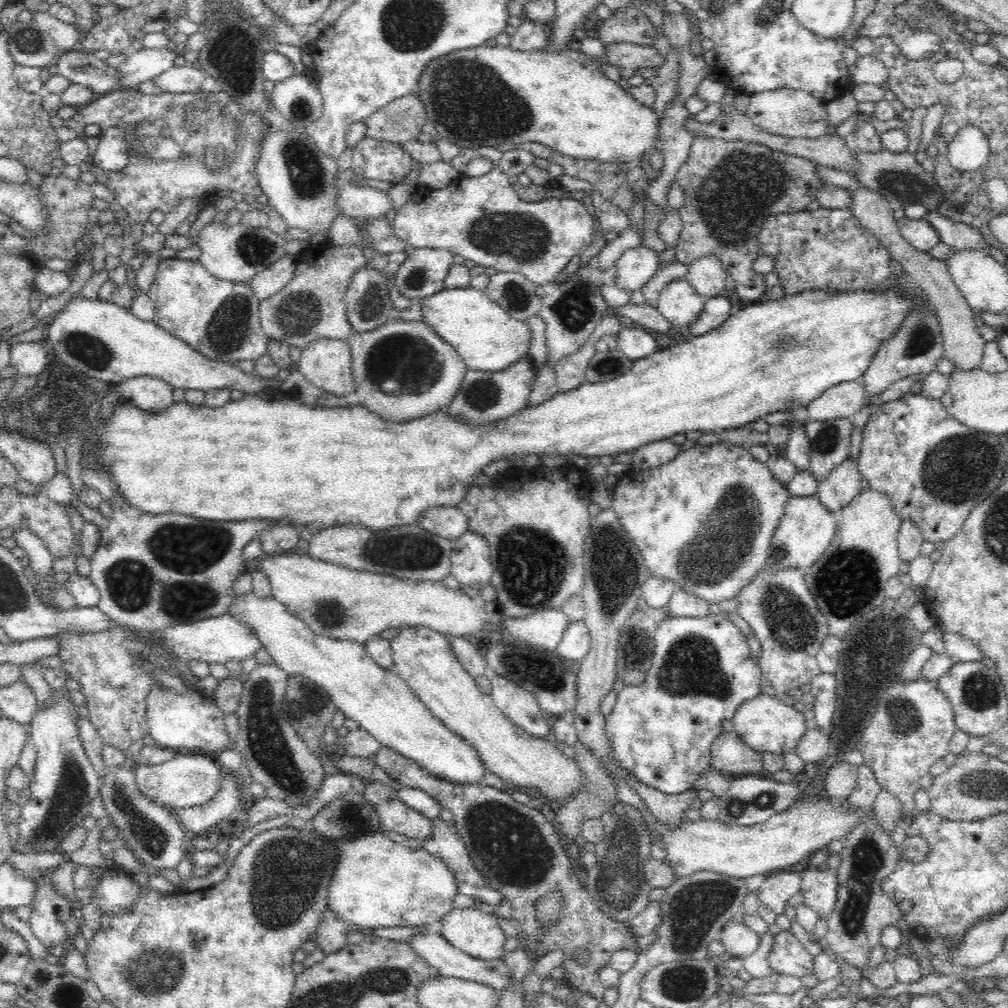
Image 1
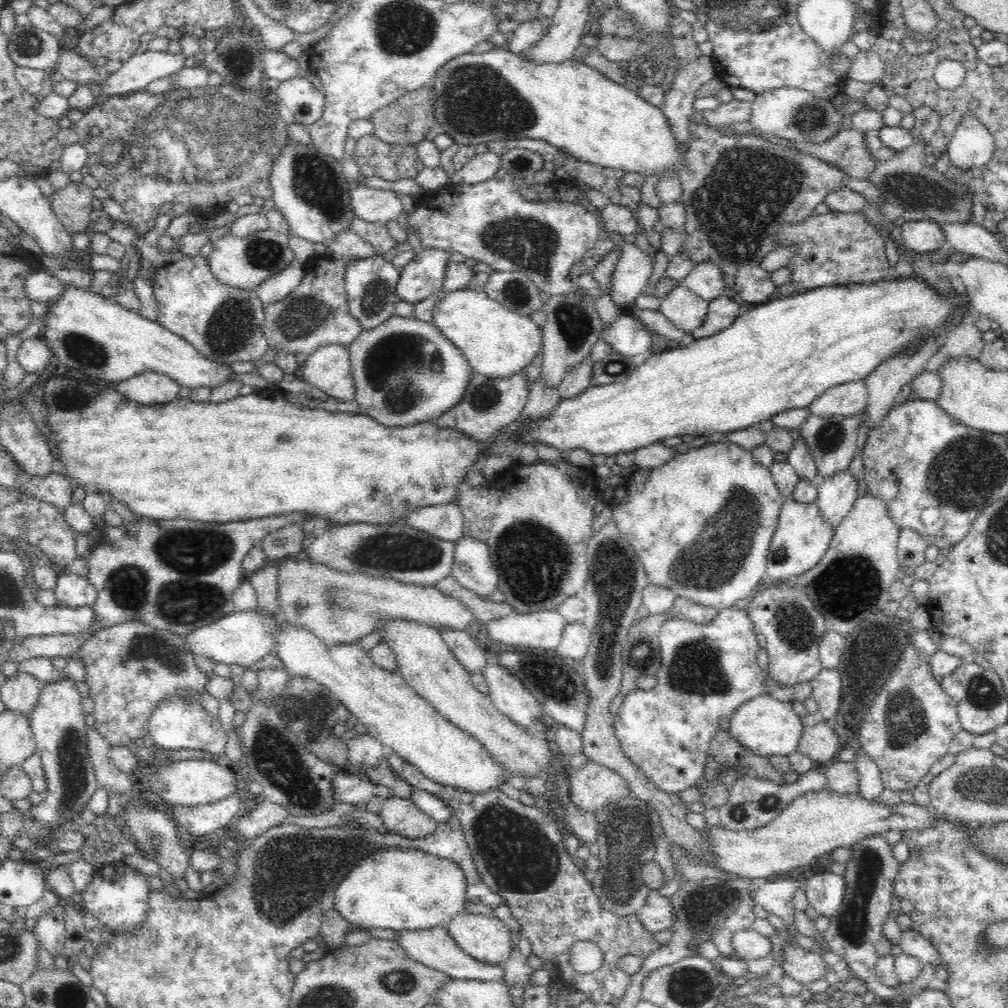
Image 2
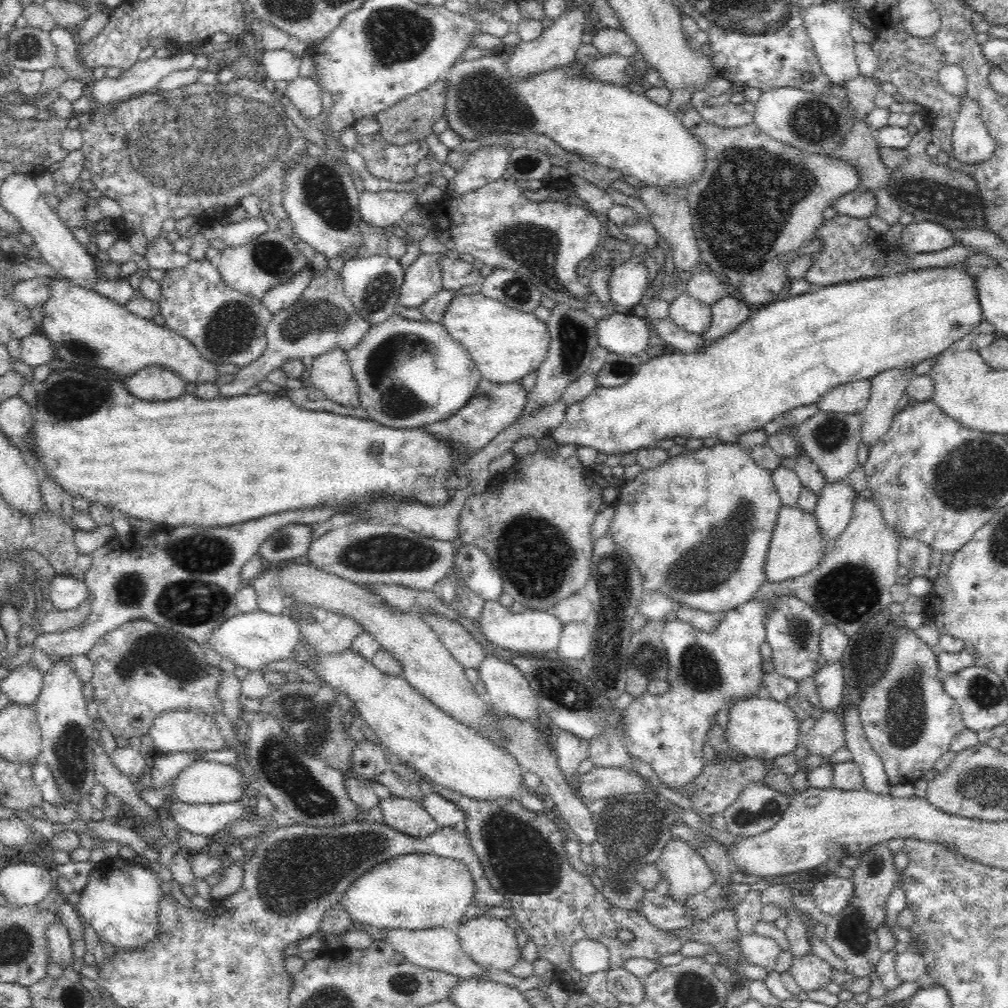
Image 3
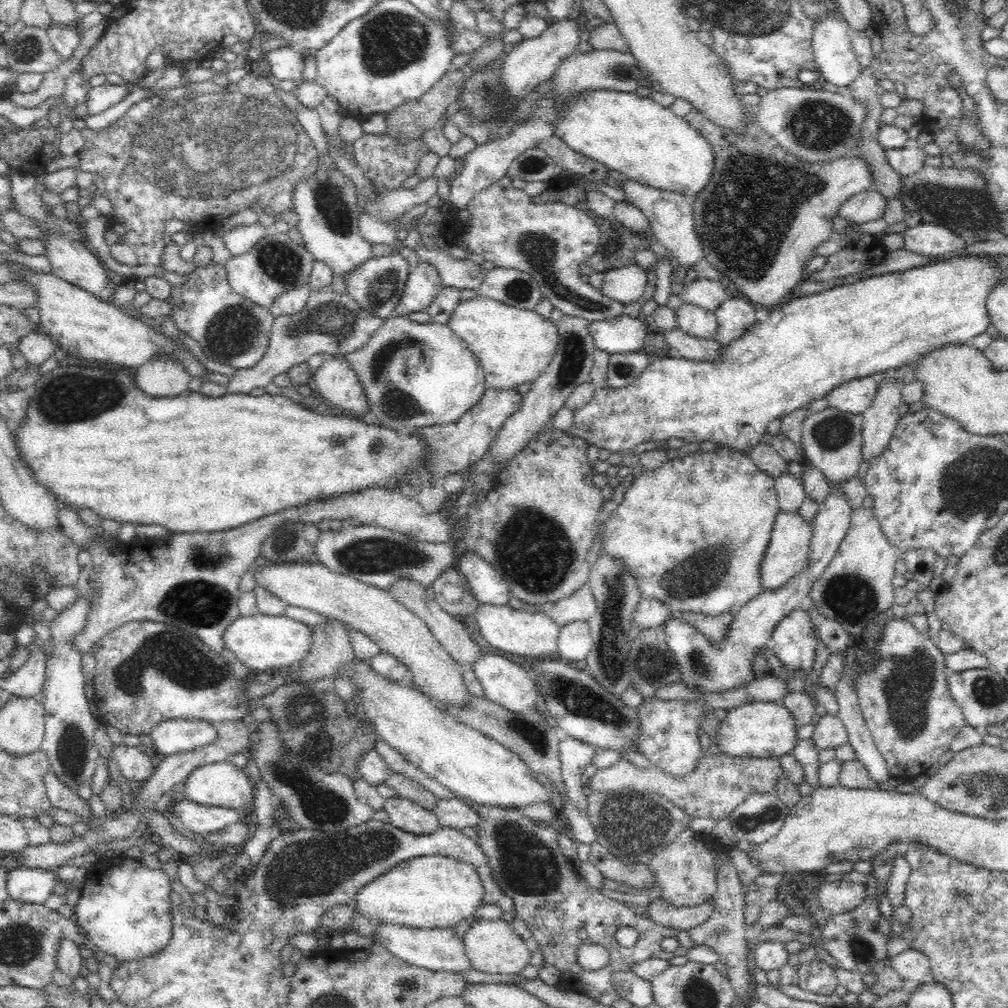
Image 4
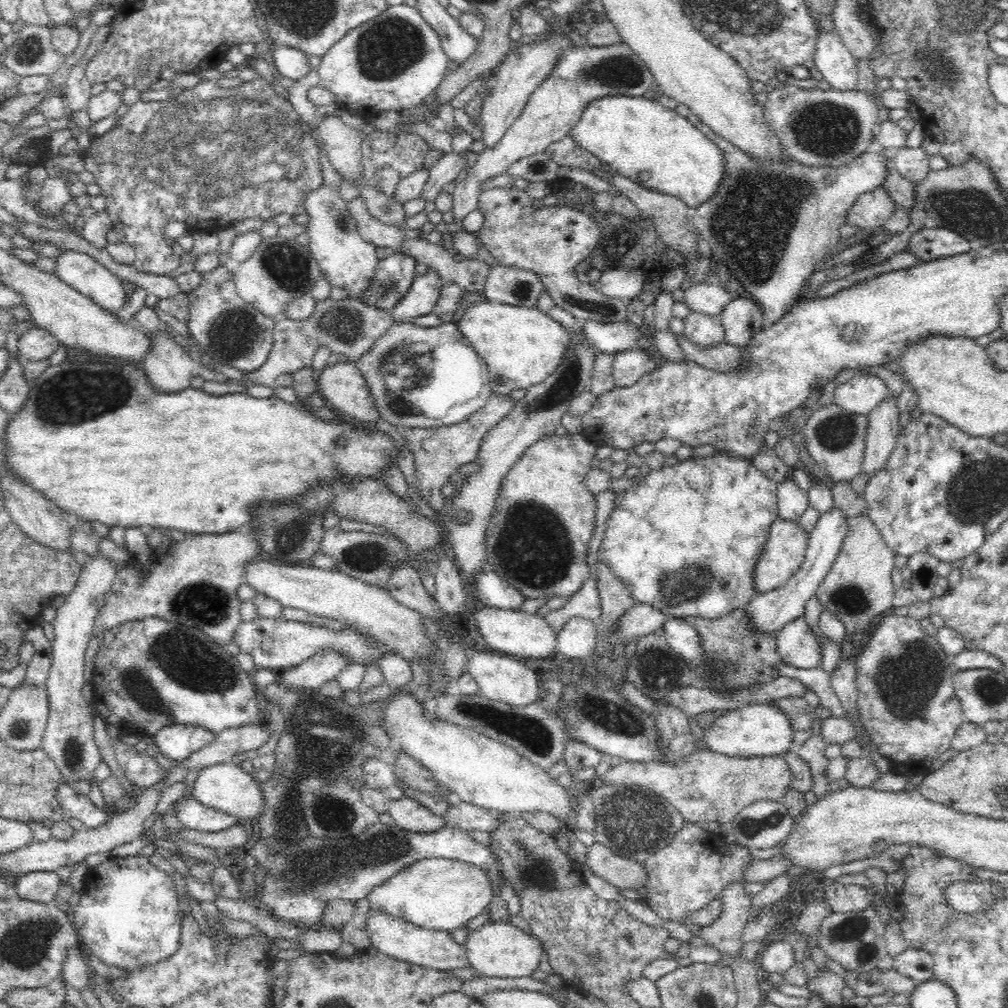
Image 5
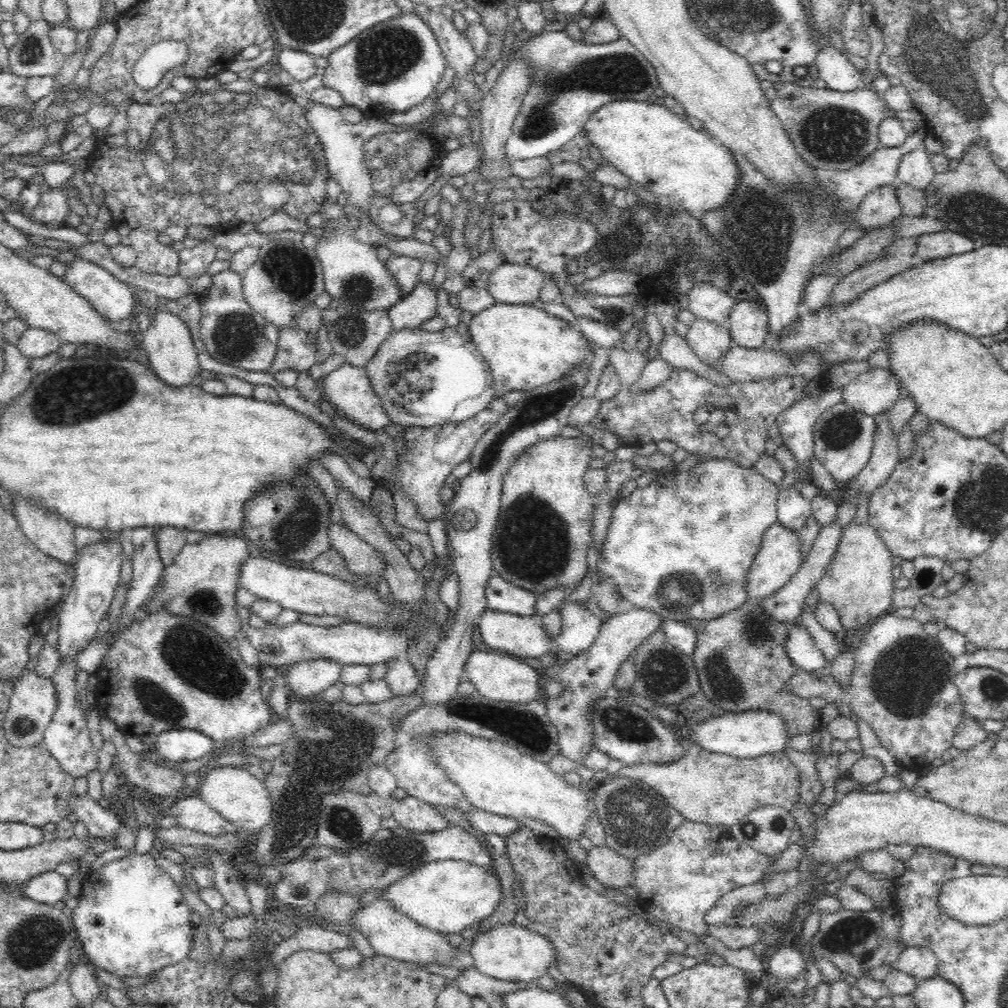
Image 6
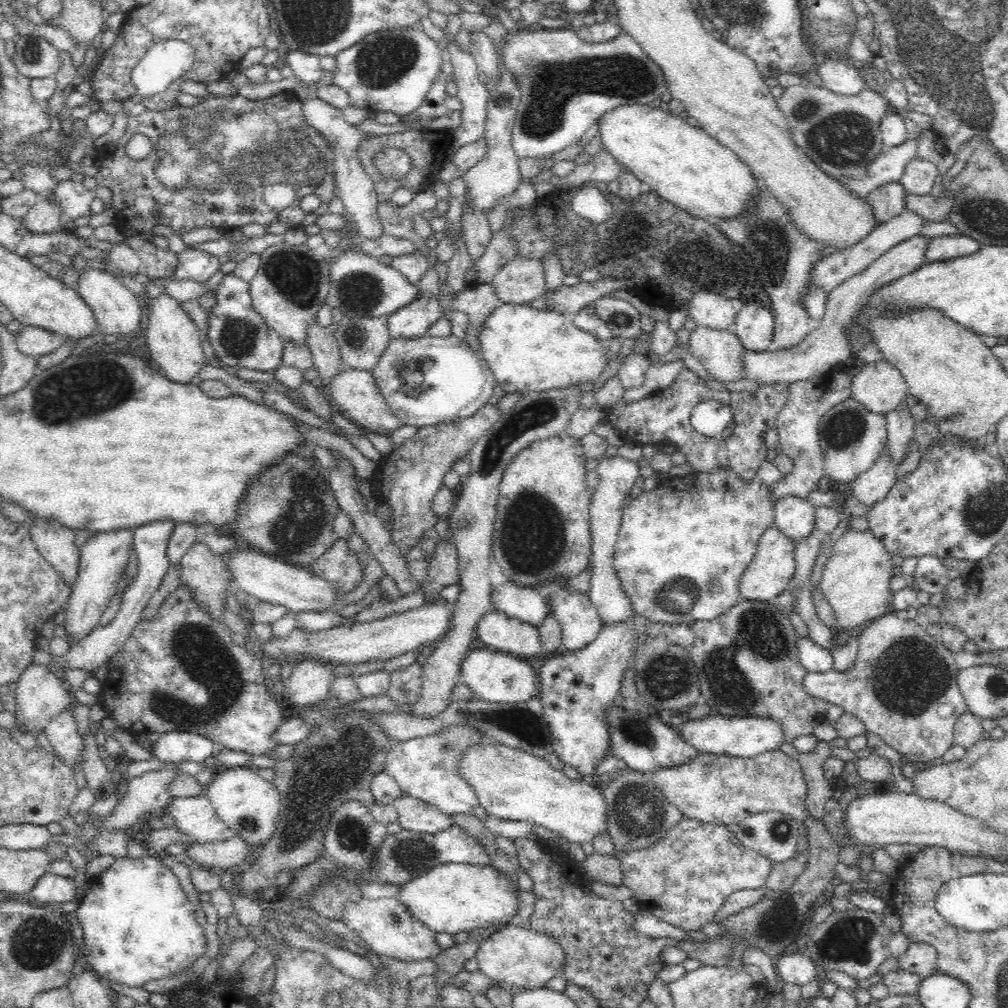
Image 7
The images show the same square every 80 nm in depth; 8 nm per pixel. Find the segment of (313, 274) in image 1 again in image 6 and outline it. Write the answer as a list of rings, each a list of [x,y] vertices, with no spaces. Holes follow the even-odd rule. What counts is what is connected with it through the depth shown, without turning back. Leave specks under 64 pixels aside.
[[[342,306],[332,310],[328,307],[321,313],[321,322],[327,326],[327,337],[331,341],[333,352],[342,356],[346,363],[358,368],[365,368],[377,355],[380,346],[393,333],[386,311],[362,312]],[[280,329],[277,355],[270,372],[281,370],[307,371],[316,363],[314,345],[302,329]]]

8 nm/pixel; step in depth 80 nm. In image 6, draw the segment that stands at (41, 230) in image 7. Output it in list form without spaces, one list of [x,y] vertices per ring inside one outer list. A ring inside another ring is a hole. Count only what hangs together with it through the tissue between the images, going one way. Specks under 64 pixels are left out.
[[[50,189],[41,193],[38,204],[32,208],[29,217],[34,224],[42,224],[48,228],[66,225],[66,197],[60,189]]]

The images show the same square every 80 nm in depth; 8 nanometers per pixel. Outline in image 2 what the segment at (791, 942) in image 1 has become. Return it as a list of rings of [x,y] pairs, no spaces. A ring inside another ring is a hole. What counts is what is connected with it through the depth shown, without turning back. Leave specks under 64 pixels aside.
[[[792,943],[785,944],[783,968],[785,974],[804,988],[810,983],[826,980],[826,974],[830,970],[820,954],[802,947],[794,948]]]

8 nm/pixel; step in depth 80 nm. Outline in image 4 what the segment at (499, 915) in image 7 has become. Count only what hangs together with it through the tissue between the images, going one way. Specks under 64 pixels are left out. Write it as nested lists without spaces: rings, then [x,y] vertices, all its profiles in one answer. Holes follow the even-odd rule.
[[[421,856],[408,862],[398,864],[398,867],[384,876],[368,883],[352,901],[355,911],[367,916],[372,923],[394,922],[412,928],[447,928],[454,929],[458,922],[474,916],[476,910],[486,902],[483,880],[478,870],[470,864],[445,856]]]

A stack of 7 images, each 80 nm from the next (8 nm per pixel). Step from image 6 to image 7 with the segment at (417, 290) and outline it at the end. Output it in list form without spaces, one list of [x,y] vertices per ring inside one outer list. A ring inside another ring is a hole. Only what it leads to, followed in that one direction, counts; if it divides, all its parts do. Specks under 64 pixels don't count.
[[[425,294],[399,308],[387,319],[390,340],[419,339],[429,334],[430,327],[443,317],[438,299]]]

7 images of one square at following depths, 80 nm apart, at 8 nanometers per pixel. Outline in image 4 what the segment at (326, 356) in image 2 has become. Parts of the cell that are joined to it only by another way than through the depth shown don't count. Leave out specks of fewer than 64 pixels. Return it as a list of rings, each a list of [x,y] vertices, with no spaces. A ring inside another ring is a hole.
[[[326,359],[313,373],[313,389],[330,404],[338,406],[344,415],[362,418],[370,412],[362,383],[345,359]]]

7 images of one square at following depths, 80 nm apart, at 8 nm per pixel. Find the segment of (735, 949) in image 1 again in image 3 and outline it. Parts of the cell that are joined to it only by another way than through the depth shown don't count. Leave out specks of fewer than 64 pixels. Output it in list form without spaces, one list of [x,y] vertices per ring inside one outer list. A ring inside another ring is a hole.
[[[754,934],[751,936],[742,935],[739,938],[745,963],[762,966],[767,971],[774,970],[776,961],[782,954],[780,945],[770,937]]]

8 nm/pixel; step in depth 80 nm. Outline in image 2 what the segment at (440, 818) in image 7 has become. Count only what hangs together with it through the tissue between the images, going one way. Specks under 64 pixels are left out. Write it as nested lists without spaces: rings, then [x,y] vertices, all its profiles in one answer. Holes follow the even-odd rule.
[[[390,797],[381,804],[379,813],[388,831],[412,839],[421,839],[434,832],[437,824],[411,799]]]

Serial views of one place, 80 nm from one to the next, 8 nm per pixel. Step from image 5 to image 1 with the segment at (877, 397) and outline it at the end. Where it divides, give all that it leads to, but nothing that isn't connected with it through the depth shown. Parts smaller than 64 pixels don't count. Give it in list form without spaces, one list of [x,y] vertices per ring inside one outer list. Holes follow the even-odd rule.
[[[861,380],[836,384],[822,392],[808,406],[812,420],[852,418],[866,402],[865,386]]]

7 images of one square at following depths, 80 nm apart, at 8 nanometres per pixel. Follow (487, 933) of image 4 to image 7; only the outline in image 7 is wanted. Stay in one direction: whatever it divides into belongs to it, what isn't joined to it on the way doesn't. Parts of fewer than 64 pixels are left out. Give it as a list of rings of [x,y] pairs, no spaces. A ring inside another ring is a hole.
[[[518,924],[498,929],[492,933],[489,939],[483,940],[475,958],[479,962],[479,970],[490,980],[516,992],[546,987],[552,978],[563,976],[563,966],[565,965],[565,952],[551,936],[536,932],[531,928],[524,929]]]

